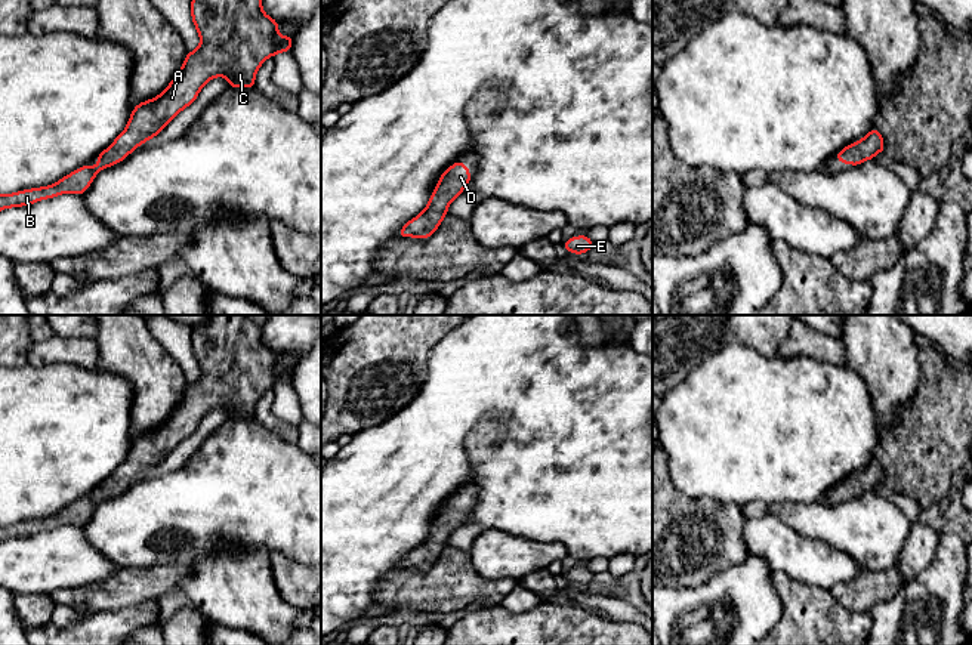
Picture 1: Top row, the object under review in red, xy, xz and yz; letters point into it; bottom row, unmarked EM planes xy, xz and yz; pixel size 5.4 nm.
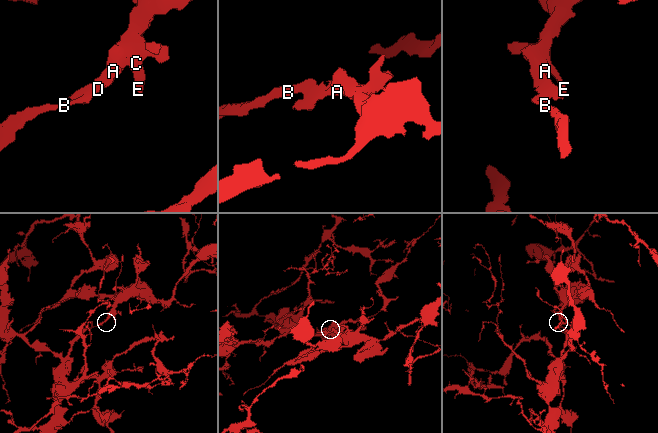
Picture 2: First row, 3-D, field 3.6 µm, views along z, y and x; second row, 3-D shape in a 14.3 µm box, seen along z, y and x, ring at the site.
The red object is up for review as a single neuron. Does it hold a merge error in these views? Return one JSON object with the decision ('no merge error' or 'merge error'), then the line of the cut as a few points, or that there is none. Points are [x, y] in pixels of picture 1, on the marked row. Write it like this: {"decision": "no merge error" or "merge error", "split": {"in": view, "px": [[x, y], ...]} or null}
{"decision": "no merge error", "split": null}

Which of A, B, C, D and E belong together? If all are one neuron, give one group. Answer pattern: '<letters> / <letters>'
A B C D E

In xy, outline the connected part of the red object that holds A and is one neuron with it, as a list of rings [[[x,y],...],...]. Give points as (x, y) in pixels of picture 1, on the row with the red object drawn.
[[[192,0],[191,16],[201,38],[178,75],[157,98],[133,108],[121,135],[96,160],[99,166],[81,166],[56,183],[0,194],[0,210],[21,207],[59,194],[84,194],[95,176],[123,161],[148,139],[160,135],[164,126],[191,105],[201,87],[223,75],[229,89],[256,87],[254,77],[269,56],[290,52],[293,34],[281,37],[278,21],[263,13],[262,0]]]

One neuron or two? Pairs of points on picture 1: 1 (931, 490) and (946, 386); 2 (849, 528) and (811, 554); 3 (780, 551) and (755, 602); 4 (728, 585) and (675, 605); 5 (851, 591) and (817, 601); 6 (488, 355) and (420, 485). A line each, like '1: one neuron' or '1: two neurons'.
1: one neuron
2: two neurons
3: two neurons
4: one neuron
5: two neurons
6: one neuron

